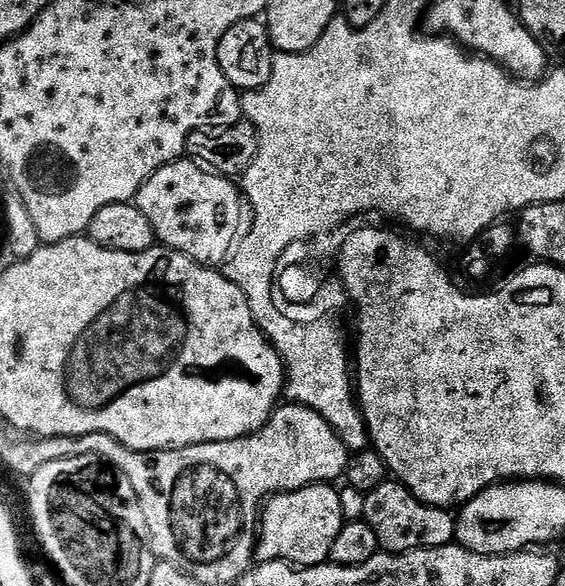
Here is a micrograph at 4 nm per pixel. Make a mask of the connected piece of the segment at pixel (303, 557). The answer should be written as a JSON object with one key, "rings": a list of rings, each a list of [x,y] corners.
{"rings":[[[331,483],[311,484],[305,488],[299,488],[296,492],[279,492],[277,496],[268,497],[260,513],[255,559],[262,564],[269,564],[275,560],[287,560],[288,563],[301,568],[327,564],[332,555],[334,538],[338,538],[345,523],[339,491]]]}

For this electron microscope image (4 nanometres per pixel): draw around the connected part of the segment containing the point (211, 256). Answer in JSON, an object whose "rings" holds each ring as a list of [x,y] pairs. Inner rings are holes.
{"rings":[[[181,158],[164,164],[136,192],[134,203],[150,221],[163,247],[194,258],[205,266],[220,266],[228,259],[240,230],[242,192],[235,179],[201,166],[195,159]]]}

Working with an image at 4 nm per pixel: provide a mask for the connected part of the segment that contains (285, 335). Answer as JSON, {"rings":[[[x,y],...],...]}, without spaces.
{"rings":[[[273,277],[268,287],[268,296],[272,309],[284,325],[272,335],[270,343],[277,350],[288,348],[286,356],[289,361],[308,360],[308,380],[300,384],[301,397],[299,396],[298,403],[326,418],[338,438],[342,438],[342,442],[348,447],[349,453],[362,452],[370,444],[368,428],[364,424],[364,415],[360,413],[360,405],[354,399],[354,376],[348,373],[350,348],[348,352],[348,340],[340,325],[340,308],[347,306],[348,302],[337,292],[324,284],[313,296],[294,300],[282,287],[281,277]]]}

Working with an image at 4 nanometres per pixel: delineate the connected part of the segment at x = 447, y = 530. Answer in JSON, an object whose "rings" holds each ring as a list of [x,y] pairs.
{"rings":[[[389,478],[382,486],[366,493],[366,510],[363,521],[374,530],[374,538],[378,538],[381,549],[388,554],[413,552],[419,548],[441,548],[453,543],[456,539],[456,516],[449,509],[436,508],[418,499],[415,494],[404,484]]]}

